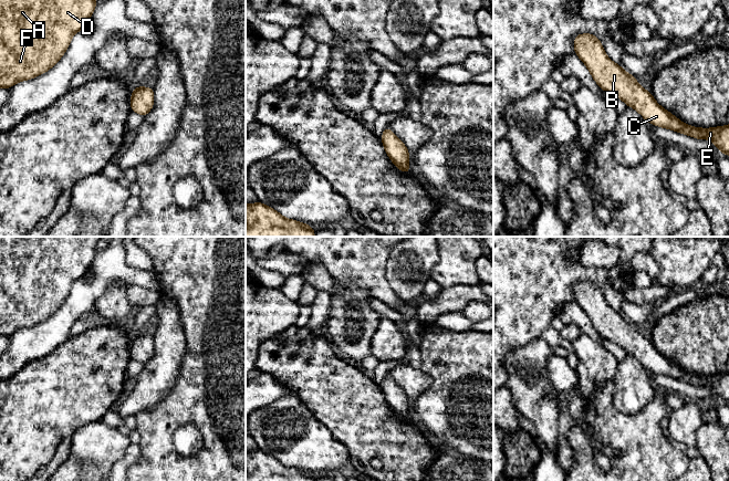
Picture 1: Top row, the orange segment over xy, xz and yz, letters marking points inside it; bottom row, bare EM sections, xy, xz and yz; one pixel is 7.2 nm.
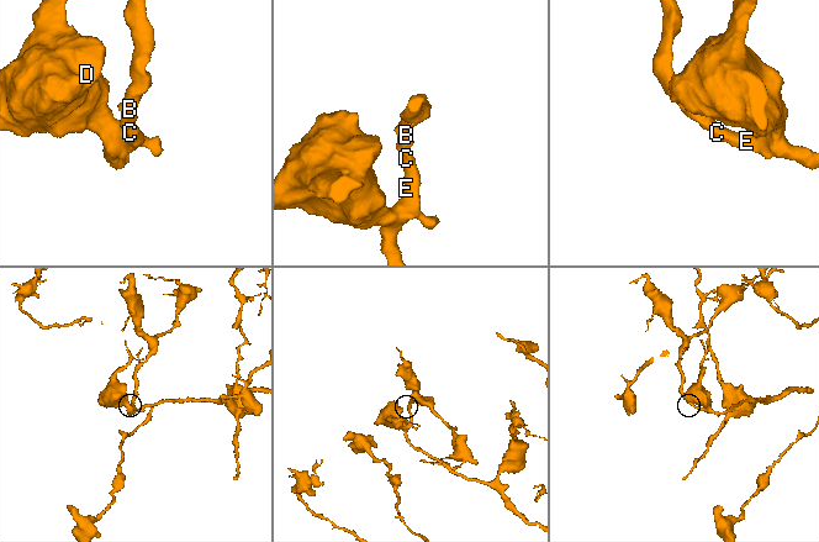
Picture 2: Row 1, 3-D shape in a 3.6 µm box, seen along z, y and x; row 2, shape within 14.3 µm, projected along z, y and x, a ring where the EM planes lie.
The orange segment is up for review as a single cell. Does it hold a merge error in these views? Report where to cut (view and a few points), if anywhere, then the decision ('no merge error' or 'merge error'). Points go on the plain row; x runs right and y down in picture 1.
no cut; no merge error

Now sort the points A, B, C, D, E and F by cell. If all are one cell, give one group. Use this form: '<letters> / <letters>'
A B C D E F

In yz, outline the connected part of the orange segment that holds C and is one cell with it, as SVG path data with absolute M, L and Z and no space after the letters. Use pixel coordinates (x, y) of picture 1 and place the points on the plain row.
M594 282L575 283L574 299L604 339L619 345L627 354L641 360L646 369L694 386L711 387L720 400L729 402L729 373L697 376L681 370L657 352L653 343L643 336L633 323L608 306L601 289Z

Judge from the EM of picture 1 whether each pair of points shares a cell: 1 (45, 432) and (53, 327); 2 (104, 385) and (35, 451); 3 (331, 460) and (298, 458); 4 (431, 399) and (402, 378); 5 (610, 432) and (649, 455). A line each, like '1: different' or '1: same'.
1: different
2: same
3: same
4: different
5: same

